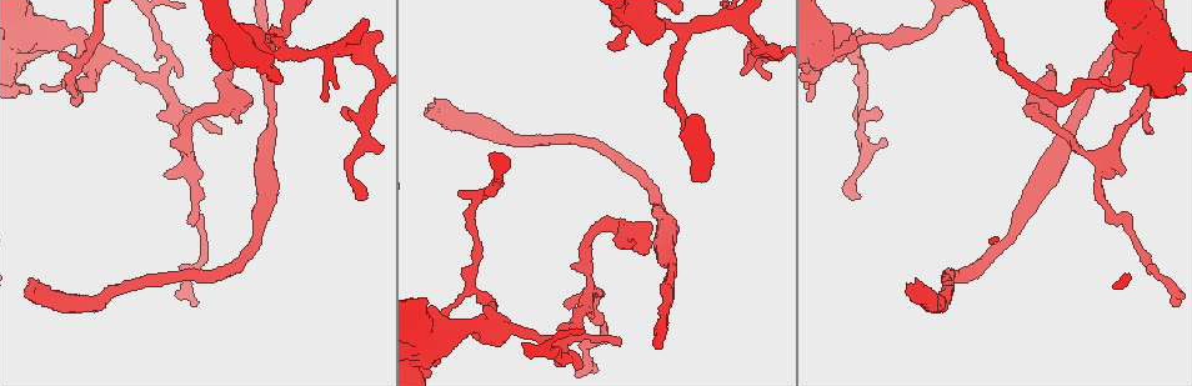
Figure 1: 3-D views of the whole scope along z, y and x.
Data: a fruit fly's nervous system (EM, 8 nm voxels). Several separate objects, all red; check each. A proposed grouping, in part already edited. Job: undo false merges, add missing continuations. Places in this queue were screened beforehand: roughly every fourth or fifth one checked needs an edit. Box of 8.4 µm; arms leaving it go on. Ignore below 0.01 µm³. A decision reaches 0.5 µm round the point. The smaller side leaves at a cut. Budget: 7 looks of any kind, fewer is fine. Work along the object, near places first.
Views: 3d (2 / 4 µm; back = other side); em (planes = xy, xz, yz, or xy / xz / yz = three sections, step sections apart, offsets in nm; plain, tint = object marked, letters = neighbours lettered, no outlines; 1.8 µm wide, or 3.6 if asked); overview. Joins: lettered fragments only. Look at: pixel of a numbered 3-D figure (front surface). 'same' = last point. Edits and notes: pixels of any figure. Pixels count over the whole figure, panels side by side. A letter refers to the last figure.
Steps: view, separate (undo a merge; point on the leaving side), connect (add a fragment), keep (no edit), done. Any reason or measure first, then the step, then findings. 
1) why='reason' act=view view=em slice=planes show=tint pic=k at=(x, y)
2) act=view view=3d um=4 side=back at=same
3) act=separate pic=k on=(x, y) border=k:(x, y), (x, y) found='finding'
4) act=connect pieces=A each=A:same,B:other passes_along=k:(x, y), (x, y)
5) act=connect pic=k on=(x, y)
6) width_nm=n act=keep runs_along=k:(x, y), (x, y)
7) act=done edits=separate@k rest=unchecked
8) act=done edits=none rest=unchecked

why='branch stops here' act=view view=em slice=planes show=letters pic=1 at=(854, 199)

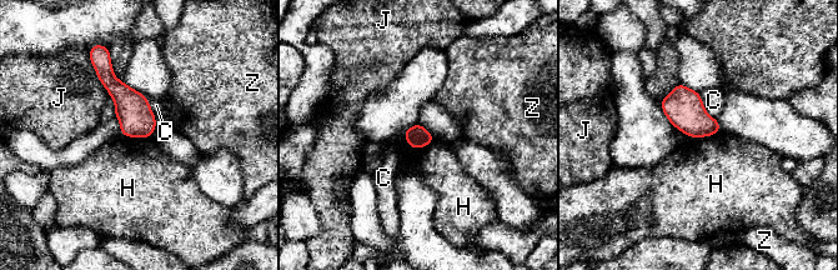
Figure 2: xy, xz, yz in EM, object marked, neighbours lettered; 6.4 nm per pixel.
act=keep each=C:other,H:other,J:other,Z:other border=2:(402, 134), (412, 148), (435, 139) found='none of them fits'

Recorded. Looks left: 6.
why='free end' act=view view=em slice=planes show=letters pic=1 at=(881, 112)

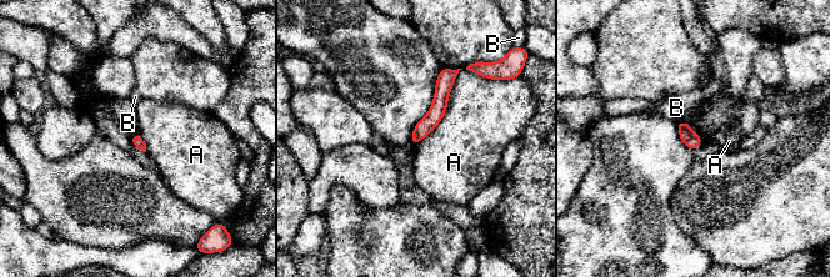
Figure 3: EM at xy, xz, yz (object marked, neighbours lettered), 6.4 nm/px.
act=keep each=A:other,B:other found='none of them fits'

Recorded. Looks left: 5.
why='calibre changes' act=view view=3d um=4 pic=1 at=(39, 292)

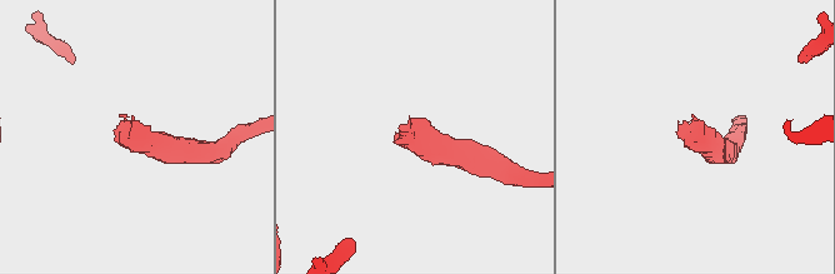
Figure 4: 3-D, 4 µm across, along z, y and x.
why='now the EM' act=view view=em slice=planes show=letters pic=4 at=(133, 132)

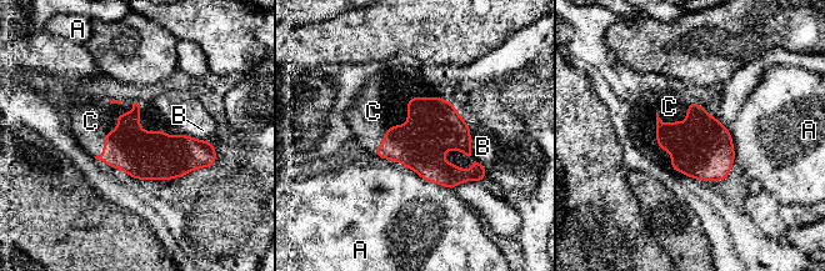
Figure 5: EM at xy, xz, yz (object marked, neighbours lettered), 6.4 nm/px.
act=connect pieces=C each=A:other,B:other,C:same found='the cell continues'

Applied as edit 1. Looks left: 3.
act=done edits=connect@5 rest=unchecked

